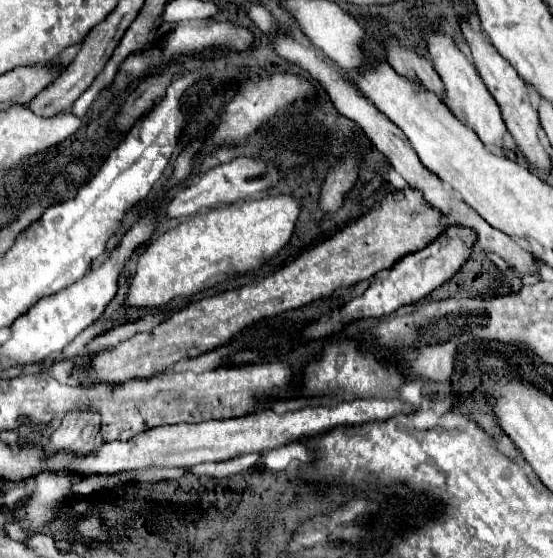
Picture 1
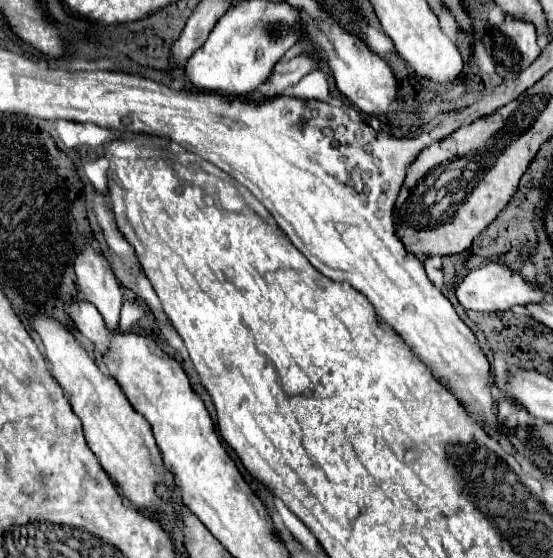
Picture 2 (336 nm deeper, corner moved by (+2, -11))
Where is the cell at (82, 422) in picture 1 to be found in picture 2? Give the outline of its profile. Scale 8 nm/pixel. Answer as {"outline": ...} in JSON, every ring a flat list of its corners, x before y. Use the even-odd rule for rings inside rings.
{"outline":[[86,246,76,262,76,284,78,284,78,300,92,302,104,318,108,330,118,330,118,318,122,310,122,290,116,282,116,276,108,268,106,258,100,250]]}

